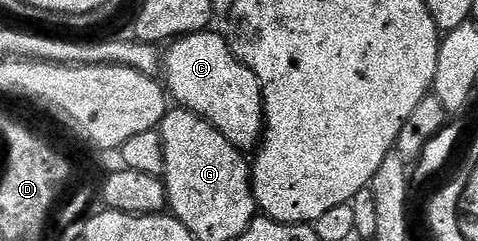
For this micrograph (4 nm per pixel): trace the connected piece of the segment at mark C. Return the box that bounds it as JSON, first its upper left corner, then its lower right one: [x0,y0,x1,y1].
[163,29,265,153]

